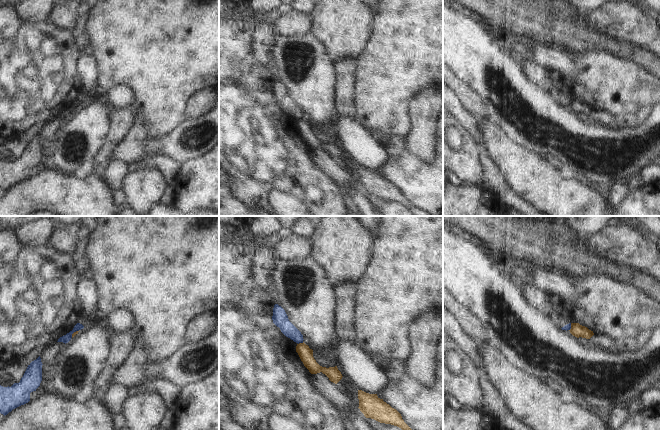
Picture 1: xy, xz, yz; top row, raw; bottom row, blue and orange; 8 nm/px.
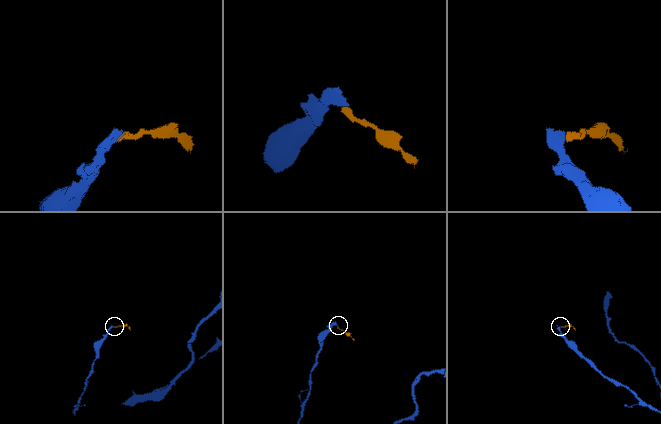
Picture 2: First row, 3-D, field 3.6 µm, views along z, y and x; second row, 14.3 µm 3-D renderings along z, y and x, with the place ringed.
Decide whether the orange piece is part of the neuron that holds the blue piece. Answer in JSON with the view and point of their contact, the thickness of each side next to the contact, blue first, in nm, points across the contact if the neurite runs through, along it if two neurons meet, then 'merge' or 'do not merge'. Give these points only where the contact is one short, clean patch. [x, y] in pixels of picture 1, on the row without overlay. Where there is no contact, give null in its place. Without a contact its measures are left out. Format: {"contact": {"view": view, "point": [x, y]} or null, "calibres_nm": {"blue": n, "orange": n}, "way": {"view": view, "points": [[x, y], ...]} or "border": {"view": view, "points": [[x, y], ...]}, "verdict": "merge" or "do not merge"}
{"contact": {"view": "xz", "point": [300, 118]}, "calibres_nm": {"blue": 120, "orange": 110}, "border": {"view": "xz", "points": [[303, 118], [298, 120]]}, "verdict": "do not merge"}

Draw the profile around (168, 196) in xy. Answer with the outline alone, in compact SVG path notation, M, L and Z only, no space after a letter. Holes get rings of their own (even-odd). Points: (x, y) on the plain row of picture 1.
M167 185L165 191L163 192L159 203L165 206L172 206L175 200L175 192L172 185Z

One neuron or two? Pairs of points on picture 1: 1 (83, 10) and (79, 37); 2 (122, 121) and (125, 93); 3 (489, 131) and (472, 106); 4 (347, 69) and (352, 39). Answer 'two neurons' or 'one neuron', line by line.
1: one neuron
2: two neurons
3: two neurons
4: two neurons

